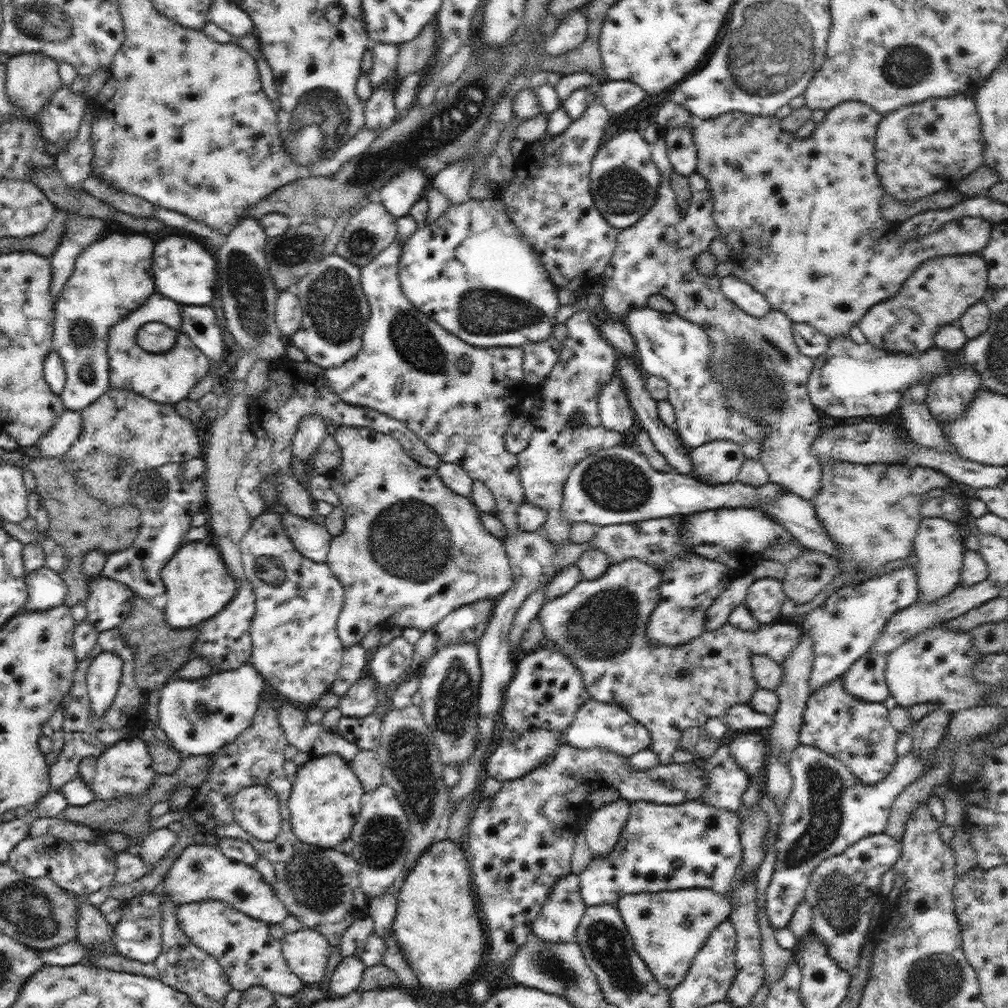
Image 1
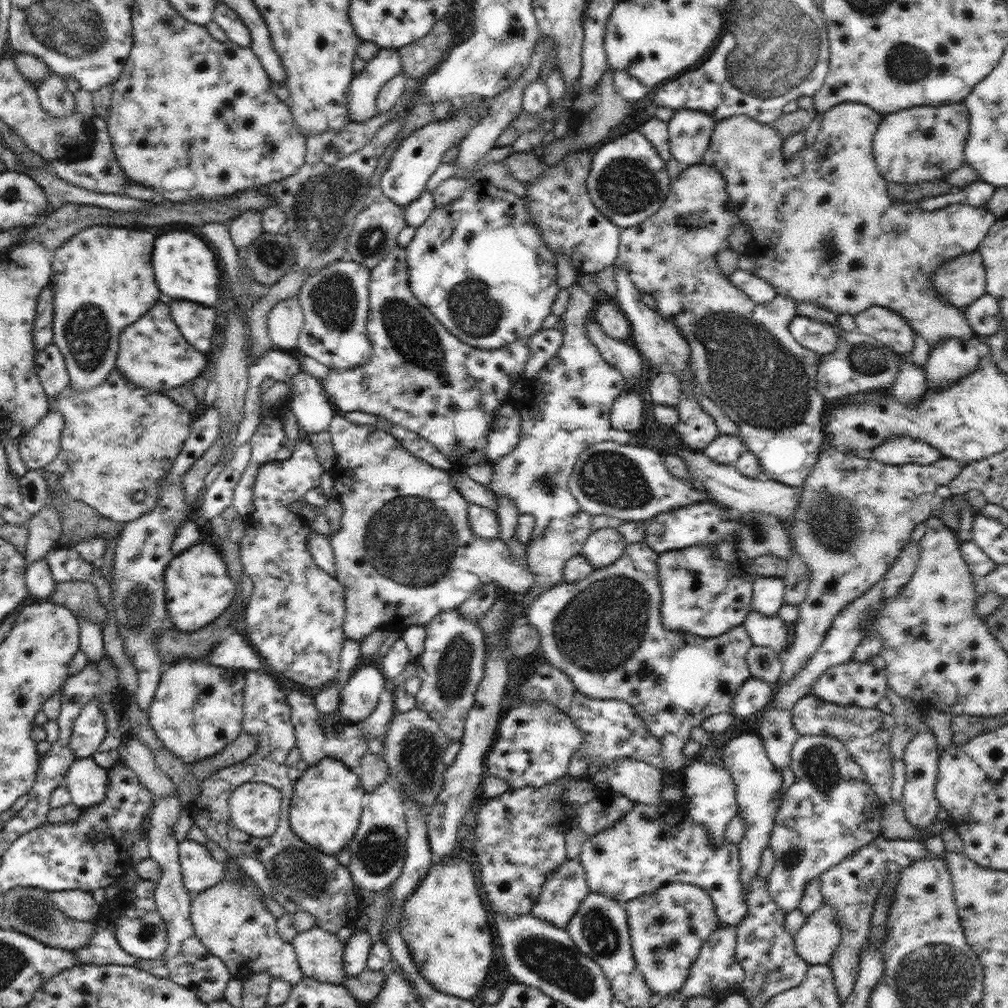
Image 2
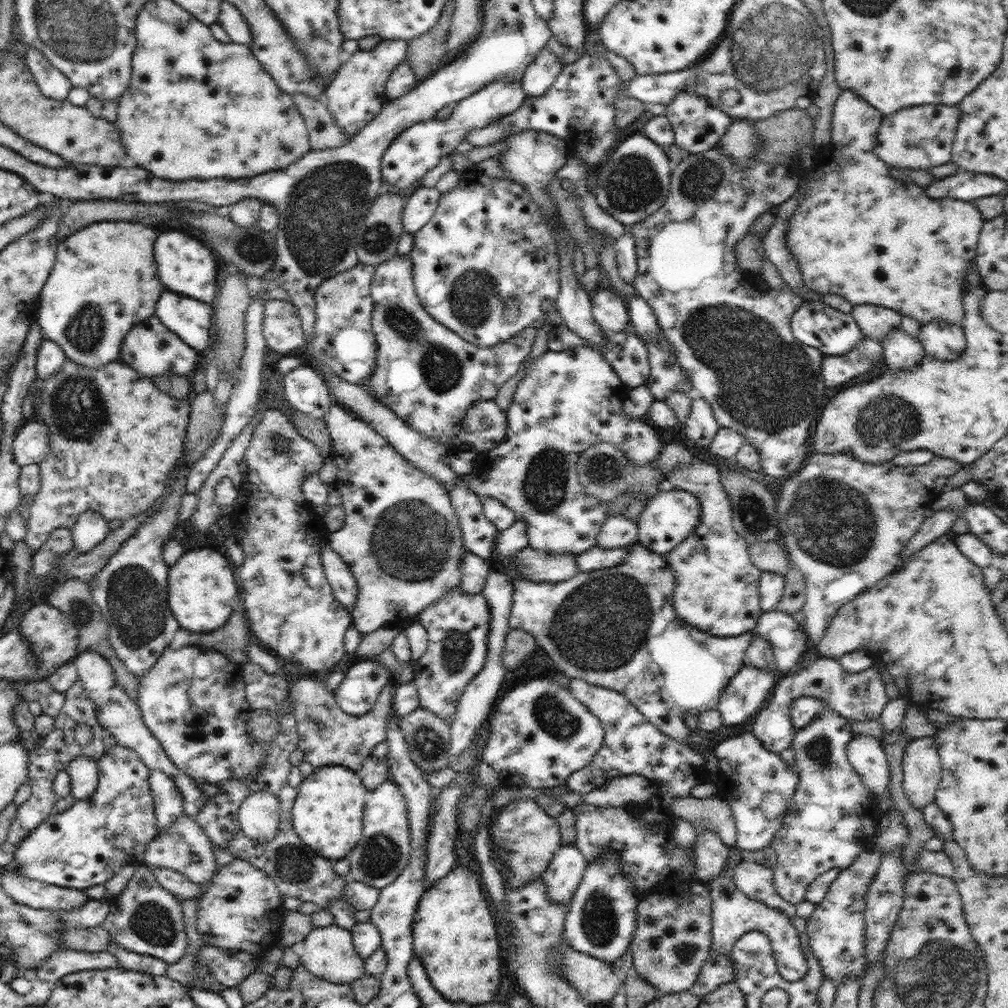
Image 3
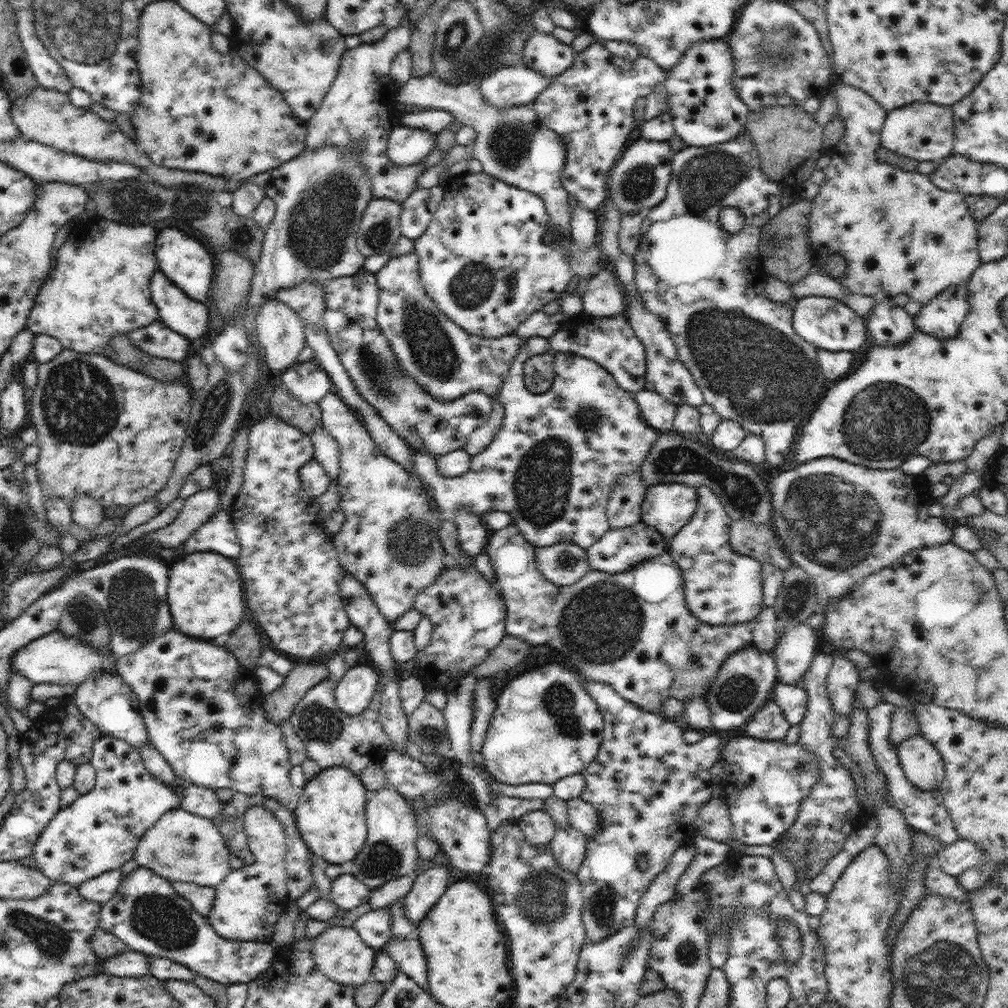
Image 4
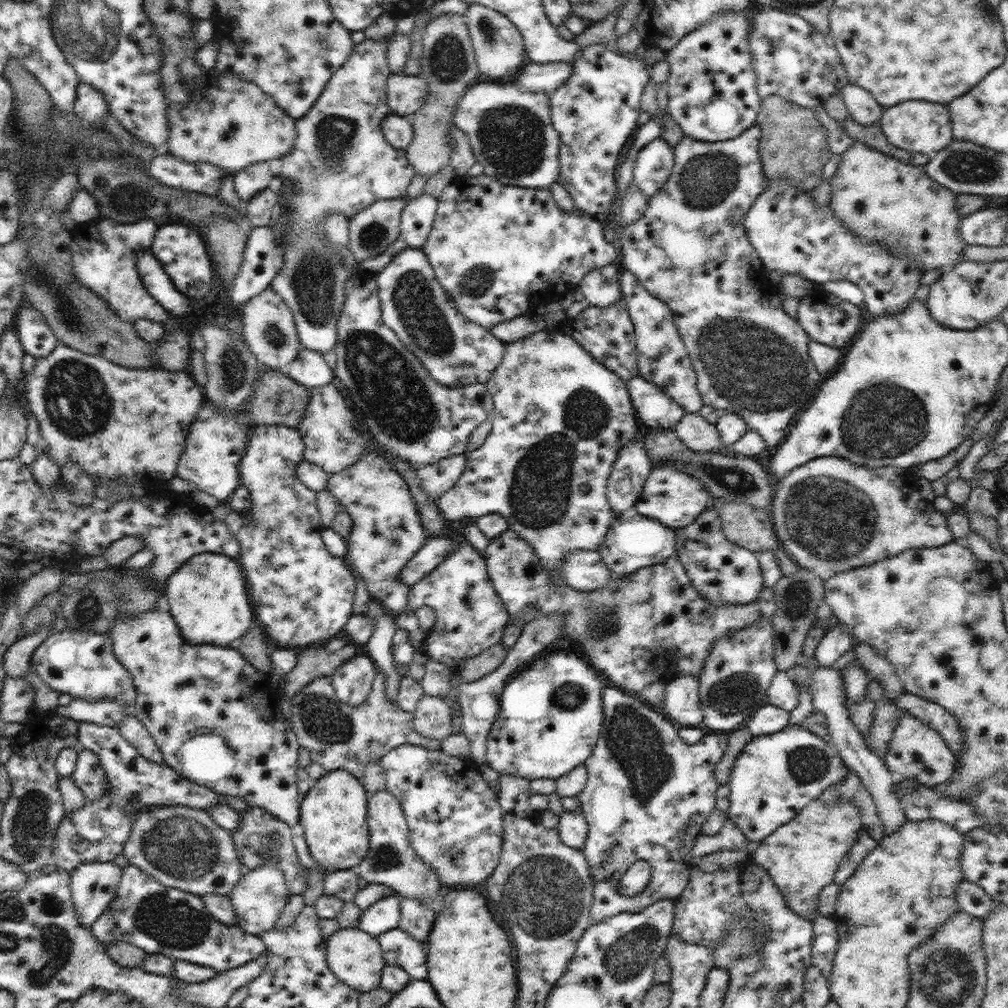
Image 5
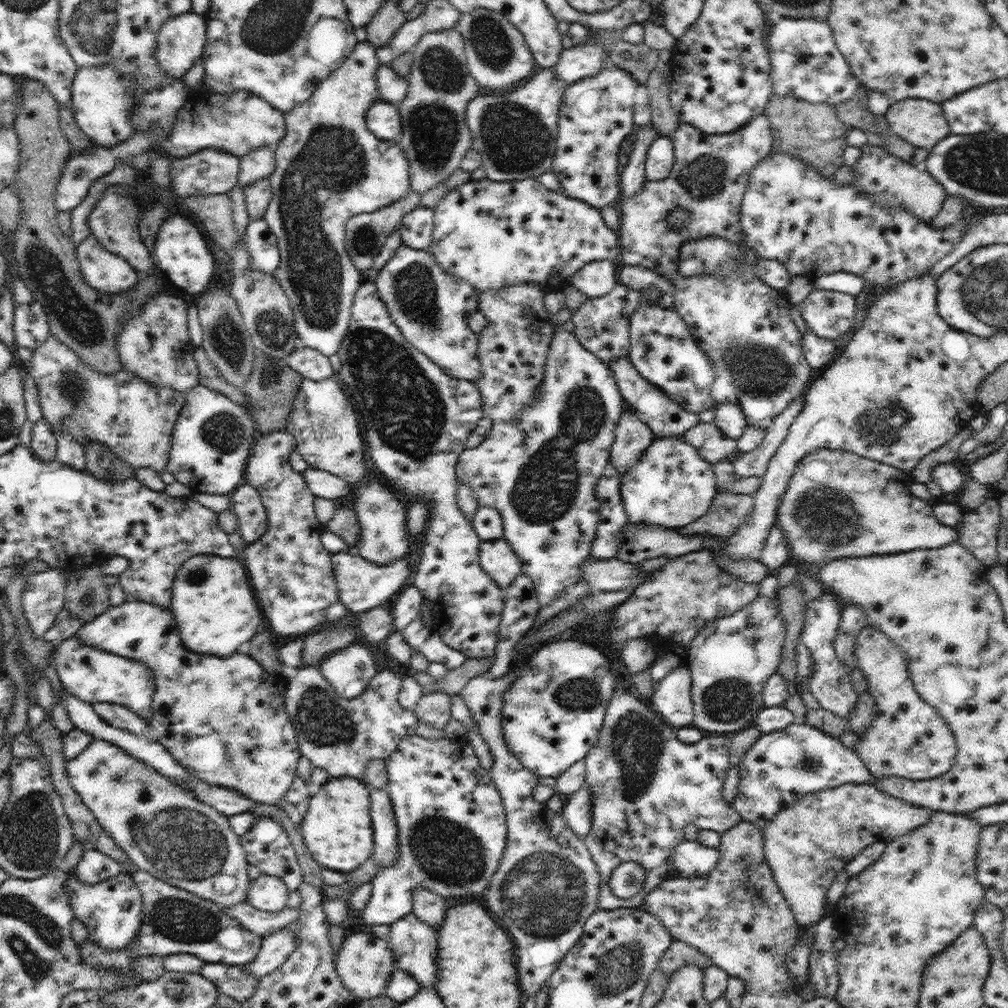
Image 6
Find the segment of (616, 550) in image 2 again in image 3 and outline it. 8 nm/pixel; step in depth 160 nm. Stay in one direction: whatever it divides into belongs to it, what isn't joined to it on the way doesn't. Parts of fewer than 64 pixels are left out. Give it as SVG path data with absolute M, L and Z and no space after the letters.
M623 514L608 515L598 533L596 545L602 549L618 549L638 541L638 525Z

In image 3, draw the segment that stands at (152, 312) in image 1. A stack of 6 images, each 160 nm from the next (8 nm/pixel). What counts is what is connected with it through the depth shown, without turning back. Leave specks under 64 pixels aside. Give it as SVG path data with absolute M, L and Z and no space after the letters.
M155 314L131 328L121 348L122 362L151 380L153 376L161 376L169 371L182 376L192 374L198 364L198 353L195 348L188 346L174 334Z

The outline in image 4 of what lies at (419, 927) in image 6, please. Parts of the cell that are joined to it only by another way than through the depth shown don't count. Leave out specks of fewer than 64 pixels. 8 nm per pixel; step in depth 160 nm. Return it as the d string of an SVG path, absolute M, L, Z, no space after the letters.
M447 862L434 863L415 877L412 889L404 898L406 918L418 926L438 898L446 892L450 880L450 868Z

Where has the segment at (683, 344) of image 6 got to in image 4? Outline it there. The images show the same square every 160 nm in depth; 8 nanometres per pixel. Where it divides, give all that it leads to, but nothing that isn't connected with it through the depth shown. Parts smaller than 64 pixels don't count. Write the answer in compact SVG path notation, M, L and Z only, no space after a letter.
M627 294L628 305L626 315L638 340L645 346L647 358L647 371L645 389L661 394L668 402L676 406L692 406L698 409L705 398L702 389L694 382L690 371L684 366L684 363L678 358L677 348L673 343L672 337L663 324L661 318L652 314L645 306L638 294Z

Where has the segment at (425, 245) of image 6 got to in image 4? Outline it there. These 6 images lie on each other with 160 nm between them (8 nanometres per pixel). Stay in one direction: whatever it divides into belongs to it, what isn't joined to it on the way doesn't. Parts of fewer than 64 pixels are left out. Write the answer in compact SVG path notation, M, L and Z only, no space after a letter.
M444 185L418 187L401 203L401 233L415 242L424 234L430 224L432 215L436 213L444 194Z

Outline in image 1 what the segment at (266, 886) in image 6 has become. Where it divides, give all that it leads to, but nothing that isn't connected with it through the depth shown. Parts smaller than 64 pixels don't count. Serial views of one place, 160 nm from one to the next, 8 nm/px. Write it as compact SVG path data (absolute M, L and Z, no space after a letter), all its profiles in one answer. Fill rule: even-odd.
M269 786L243 788L232 801L235 822L255 841L272 842L280 834L281 808L276 792ZM206 900L178 907L178 923L186 936L218 961L234 989L263 986L273 995L292 996L304 983L290 971L282 955L281 941L270 935L269 924L236 910L222 901Z

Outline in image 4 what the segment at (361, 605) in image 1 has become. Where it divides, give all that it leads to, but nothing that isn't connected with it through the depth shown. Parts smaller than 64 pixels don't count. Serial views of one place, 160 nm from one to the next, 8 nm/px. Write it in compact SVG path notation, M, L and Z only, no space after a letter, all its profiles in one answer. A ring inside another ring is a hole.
M329 392L318 404L323 428L340 445L340 470L334 482L341 494L339 508L345 514L345 521L342 528L332 536L333 546L344 570L366 587L379 614L393 624L400 615L413 608L418 593L428 588L449 564L438 538L441 520L431 509L429 496L422 488L420 480L408 474L393 458L384 456L378 450L357 412L346 405L337 393ZM562 542L535 550L538 570L550 581L565 587L579 581L590 568L587 550L573 543Z

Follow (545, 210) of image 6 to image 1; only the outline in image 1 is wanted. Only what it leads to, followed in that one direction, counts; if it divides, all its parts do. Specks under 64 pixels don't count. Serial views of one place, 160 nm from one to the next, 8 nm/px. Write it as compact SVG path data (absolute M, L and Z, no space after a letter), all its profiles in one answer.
M499 193L492 198L476 200L471 198L462 205L450 205L446 212L442 213L434 222L425 222L418 226L416 231L410 235L401 245L401 255L398 261L398 278L402 292L408 297L408 300L420 312L427 314L434 322L442 325L448 332L452 332L461 338L464 342L475 347L494 348L499 346L523 347L525 344L533 342L542 342L552 336L552 329L558 323L556 321L556 312L561 305L558 303L558 288L550 280L550 275L539 260L538 254L531 248L531 244L514 230L514 223L507 213L504 200Z

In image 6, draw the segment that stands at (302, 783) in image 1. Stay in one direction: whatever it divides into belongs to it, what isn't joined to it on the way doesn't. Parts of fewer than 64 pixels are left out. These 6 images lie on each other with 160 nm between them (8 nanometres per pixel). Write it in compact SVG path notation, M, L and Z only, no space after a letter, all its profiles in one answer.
M331 777L308 800L309 807L300 832L314 860L322 867L350 872L373 854L373 828L369 787L357 778Z

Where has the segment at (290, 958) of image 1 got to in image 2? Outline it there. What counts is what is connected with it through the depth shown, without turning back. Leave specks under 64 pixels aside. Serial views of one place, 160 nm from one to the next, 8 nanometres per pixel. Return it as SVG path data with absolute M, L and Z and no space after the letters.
M315 927L302 933L296 933L290 945L294 946L294 953L296 953L303 976L334 984L340 984L346 978L344 969L342 969L342 966L344 966L345 943L340 942L338 936L322 928Z

